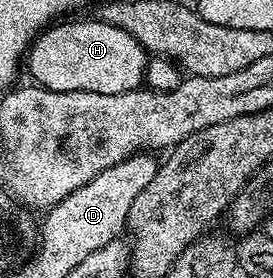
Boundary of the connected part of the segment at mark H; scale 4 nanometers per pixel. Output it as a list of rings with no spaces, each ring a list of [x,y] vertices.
[[[99,18],[82,20],[80,22],[60,22],[42,30],[33,39],[26,55],[31,78],[37,85],[50,91],[86,91],[103,95],[117,95],[118,92],[128,92],[139,89],[147,75],[148,53],[144,46],[116,25],[106,24]]]

